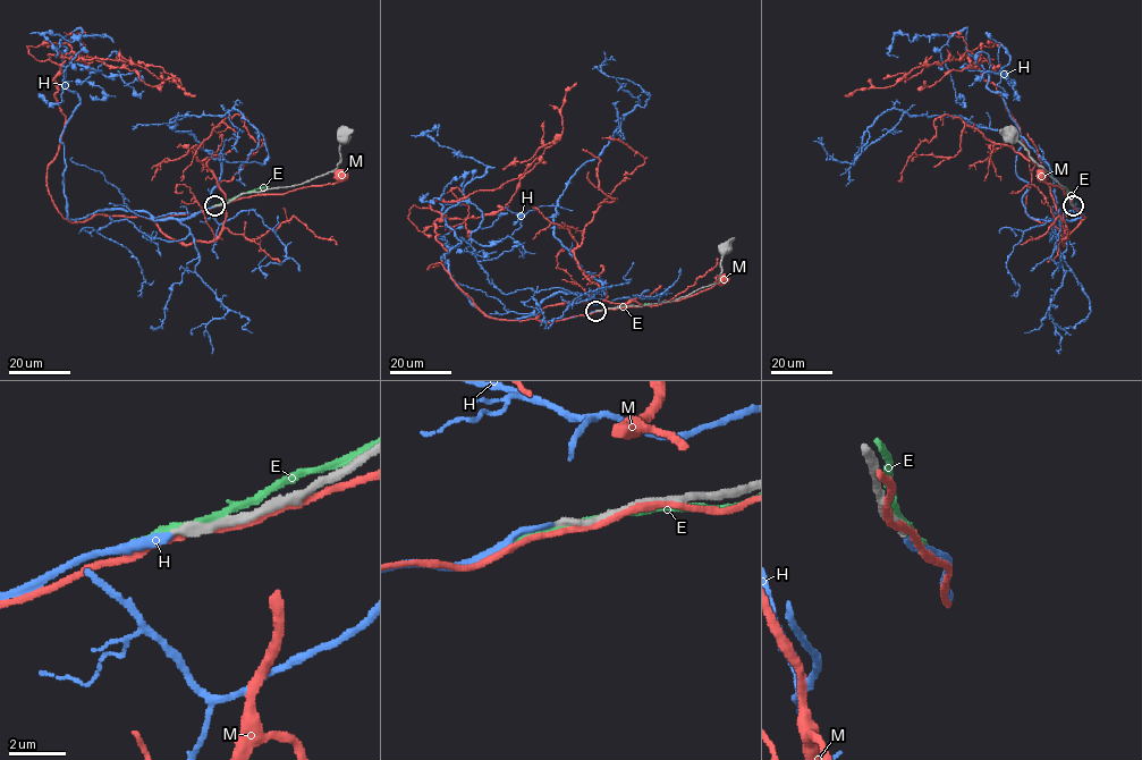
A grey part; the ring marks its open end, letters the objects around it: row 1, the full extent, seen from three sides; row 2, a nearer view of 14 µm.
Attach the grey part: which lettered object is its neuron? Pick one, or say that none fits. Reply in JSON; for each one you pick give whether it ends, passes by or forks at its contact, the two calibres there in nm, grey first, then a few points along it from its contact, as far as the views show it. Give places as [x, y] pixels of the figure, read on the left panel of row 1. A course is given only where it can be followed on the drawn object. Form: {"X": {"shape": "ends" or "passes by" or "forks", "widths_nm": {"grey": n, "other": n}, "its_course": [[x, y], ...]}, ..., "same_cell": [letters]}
{"H": {"shape": "ends", "widths_nm": {"grey": 300, "other": 240}, "its_course": [[214, 207], [69, 219], [60, 136], [79, 100], [60, 41], [79, 28], [106, 35], [45, 33], [55, 56]]}, "same_cell": ["H"]}

